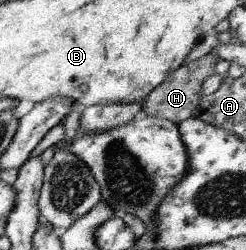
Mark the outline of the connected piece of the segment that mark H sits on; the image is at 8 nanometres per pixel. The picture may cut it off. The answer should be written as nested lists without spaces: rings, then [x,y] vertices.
[[[207,53],[203,56],[187,63],[182,63],[178,68],[165,76],[165,79],[156,85],[145,96],[141,109],[149,117],[158,117],[169,120],[177,125],[184,119],[197,116],[197,106],[199,103],[202,81],[206,76],[214,73],[214,64],[220,60],[214,53]]]

